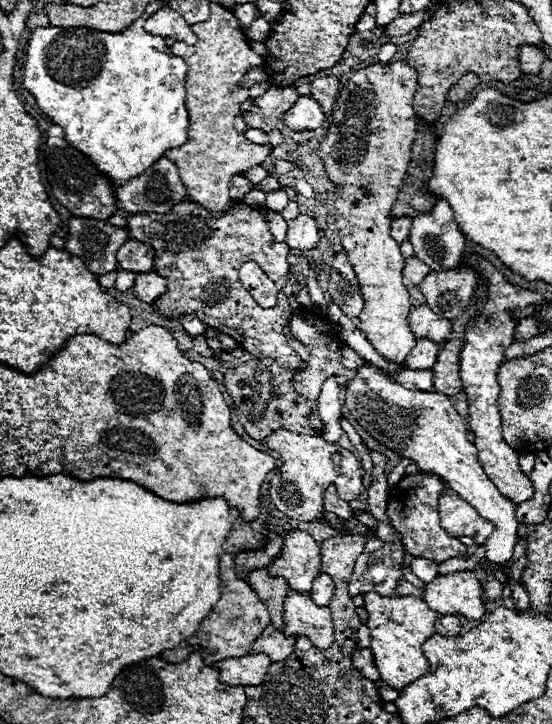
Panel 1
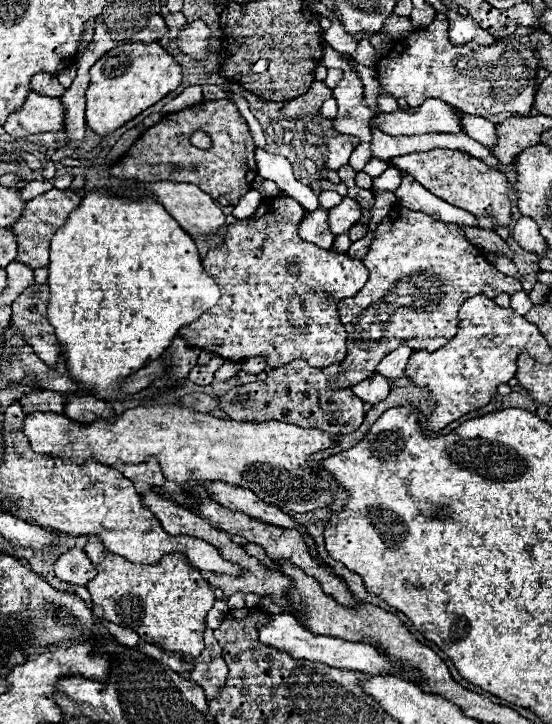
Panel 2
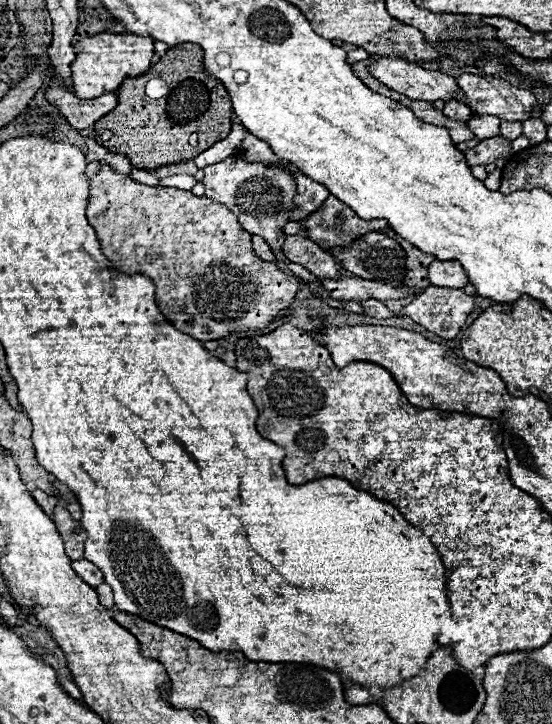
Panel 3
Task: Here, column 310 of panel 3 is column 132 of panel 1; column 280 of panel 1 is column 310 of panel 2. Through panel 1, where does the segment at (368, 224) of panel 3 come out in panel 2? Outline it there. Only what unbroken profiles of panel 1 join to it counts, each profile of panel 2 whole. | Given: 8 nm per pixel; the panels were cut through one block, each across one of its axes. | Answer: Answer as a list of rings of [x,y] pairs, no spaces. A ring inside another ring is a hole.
[[[274,196],[274,198],[264,198],[260,208],[250,220],[238,220],[236,224],[228,226],[224,234],[224,242],[212,248],[208,256],[202,260],[206,274],[212,276],[212,280],[220,286],[220,294],[222,294],[220,302],[214,308],[206,310],[192,324],[182,326],[178,334],[190,340],[192,346],[232,362],[242,362],[252,356],[262,356],[266,360],[266,366],[272,368],[290,364],[290,360],[306,360],[314,368],[326,368],[326,364],[340,364],[346,356],[346,332],[342,328],[342,322],[338,320],[336,304],[346,296],[354,296],[366,284],[368,270],[358,258],[350,258],[346,254],[338,254],[332,250],[322,250],[310,242],[304,242],[298,236],[298,224],[302,222],[302,218],[304,218],[304,208],[296,200],[288,196]],[[294,262],[300,266],[298,276],[292,276],[288,270],[288,266]],[[292,294],[304,296],[304,312],[308,324],[306,334],[300,328],[288,324],[286,306]]]

